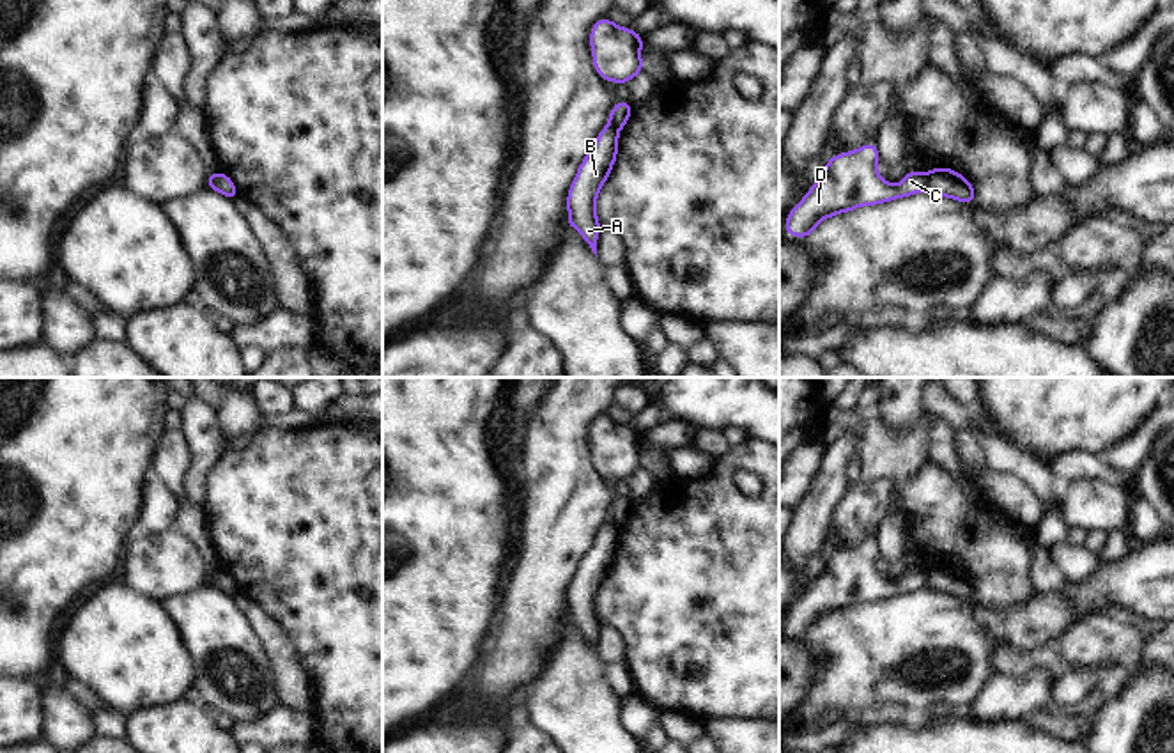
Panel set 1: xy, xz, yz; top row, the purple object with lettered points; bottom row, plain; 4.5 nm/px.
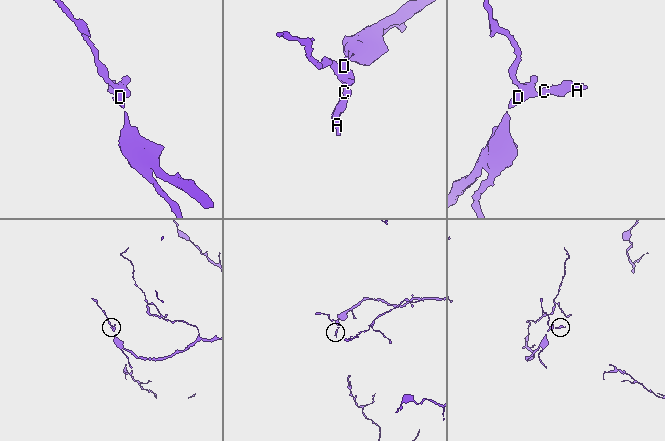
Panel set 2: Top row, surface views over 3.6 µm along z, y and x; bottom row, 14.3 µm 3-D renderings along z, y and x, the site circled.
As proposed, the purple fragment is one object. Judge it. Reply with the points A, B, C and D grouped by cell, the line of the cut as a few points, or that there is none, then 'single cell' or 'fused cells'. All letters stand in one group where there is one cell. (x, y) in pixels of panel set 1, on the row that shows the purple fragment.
groups A B / C D; cut yz (925, 174), (930, 188); fused cells

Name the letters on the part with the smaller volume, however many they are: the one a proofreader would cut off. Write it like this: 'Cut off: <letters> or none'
Cut off: A, B.

